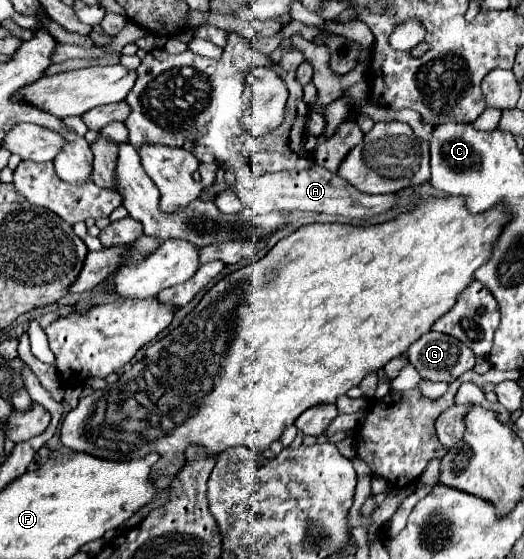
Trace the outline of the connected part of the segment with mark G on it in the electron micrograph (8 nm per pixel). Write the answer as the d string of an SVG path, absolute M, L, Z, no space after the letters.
M427 332L407 348L407 358L431 382L453 382L475 366L475 354L457 338Z

